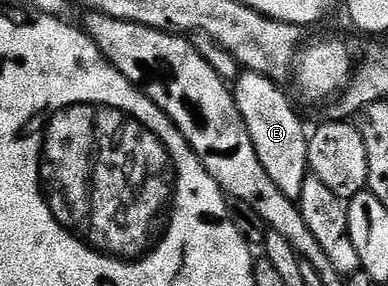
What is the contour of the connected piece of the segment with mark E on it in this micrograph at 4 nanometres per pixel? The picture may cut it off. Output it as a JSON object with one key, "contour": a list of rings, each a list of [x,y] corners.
{"contour":[[[249,71],[239,72],[232,83],[234,102],[248,127],[248,135],[252,135],[252,147],[256,147],[256,155],[260,155],[260,164],[268,171],[268,179],[272,179],[288,199],[297,202],[310,168],[308,129],[302,126],[289,95],[282,88],[272,78]]]}

